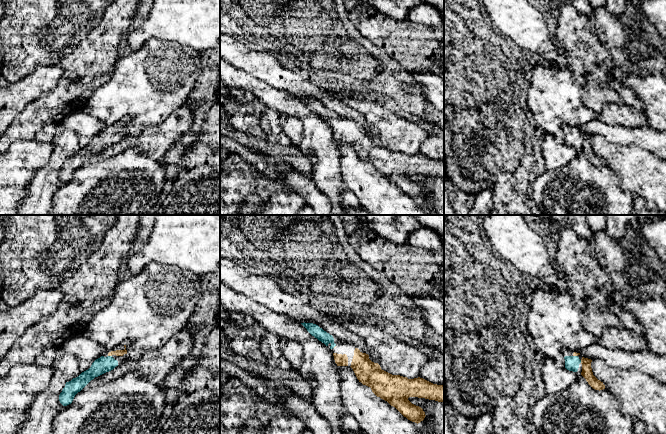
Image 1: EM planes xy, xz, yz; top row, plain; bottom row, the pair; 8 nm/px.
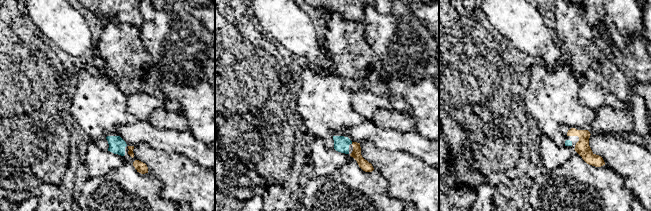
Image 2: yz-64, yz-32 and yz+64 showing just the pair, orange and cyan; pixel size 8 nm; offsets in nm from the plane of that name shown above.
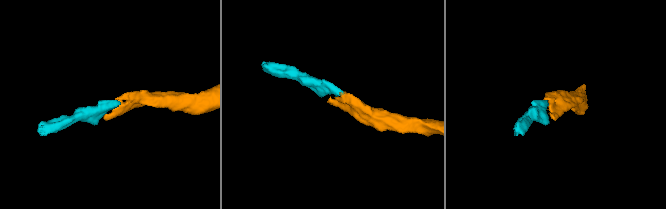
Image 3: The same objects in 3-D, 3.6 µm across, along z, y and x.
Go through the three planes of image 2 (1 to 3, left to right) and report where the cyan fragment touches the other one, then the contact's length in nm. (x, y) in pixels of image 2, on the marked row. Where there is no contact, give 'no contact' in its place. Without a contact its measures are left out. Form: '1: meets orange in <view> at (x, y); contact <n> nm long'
1: no contact
2: no contact
3: no contact

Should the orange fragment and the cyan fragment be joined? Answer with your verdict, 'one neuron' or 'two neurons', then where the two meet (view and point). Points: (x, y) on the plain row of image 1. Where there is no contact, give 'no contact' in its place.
one neuron; contact xy (110, 131)

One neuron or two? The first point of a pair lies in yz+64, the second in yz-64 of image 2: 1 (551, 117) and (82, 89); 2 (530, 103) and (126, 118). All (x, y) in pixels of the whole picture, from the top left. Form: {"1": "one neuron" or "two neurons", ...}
{"1": "one neuron", "2": "one neuron"}

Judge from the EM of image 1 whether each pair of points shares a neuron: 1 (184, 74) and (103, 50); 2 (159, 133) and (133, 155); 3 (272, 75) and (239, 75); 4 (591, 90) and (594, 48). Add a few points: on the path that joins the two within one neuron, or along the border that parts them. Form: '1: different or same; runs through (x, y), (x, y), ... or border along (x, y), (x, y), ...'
1: different; border along (119, 57), (114, 65), (112, 74), (108, 78)
2: different; border along (117, 154), (138, 147), (159, 161)
3: different; border along (230, 64), (272, 86)
4: different; border along (583, 85), (597, 83), (614, 90)

